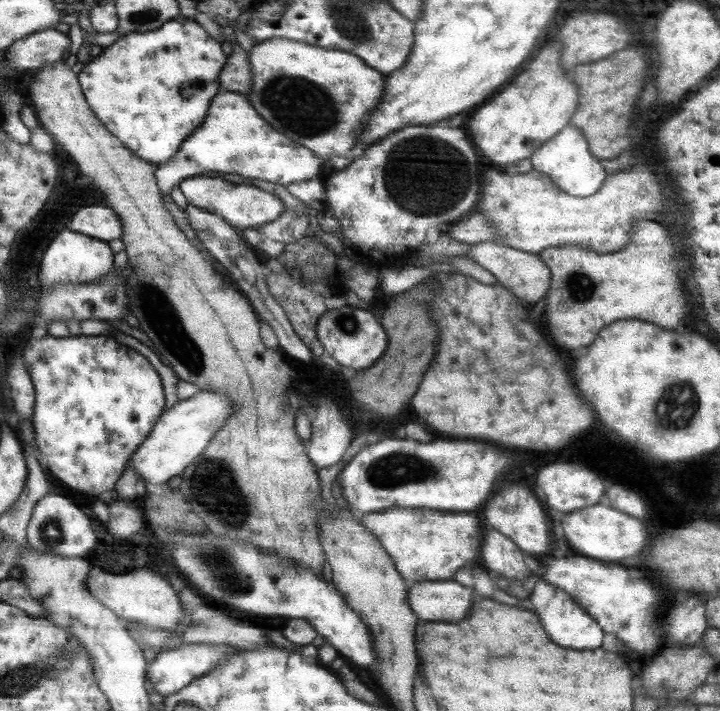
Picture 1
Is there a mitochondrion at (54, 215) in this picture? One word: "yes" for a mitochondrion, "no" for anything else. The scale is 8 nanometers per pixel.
no

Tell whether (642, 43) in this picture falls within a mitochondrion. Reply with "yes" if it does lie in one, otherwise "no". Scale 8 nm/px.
no

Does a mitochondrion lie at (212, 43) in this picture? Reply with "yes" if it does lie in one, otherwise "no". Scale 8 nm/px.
no

